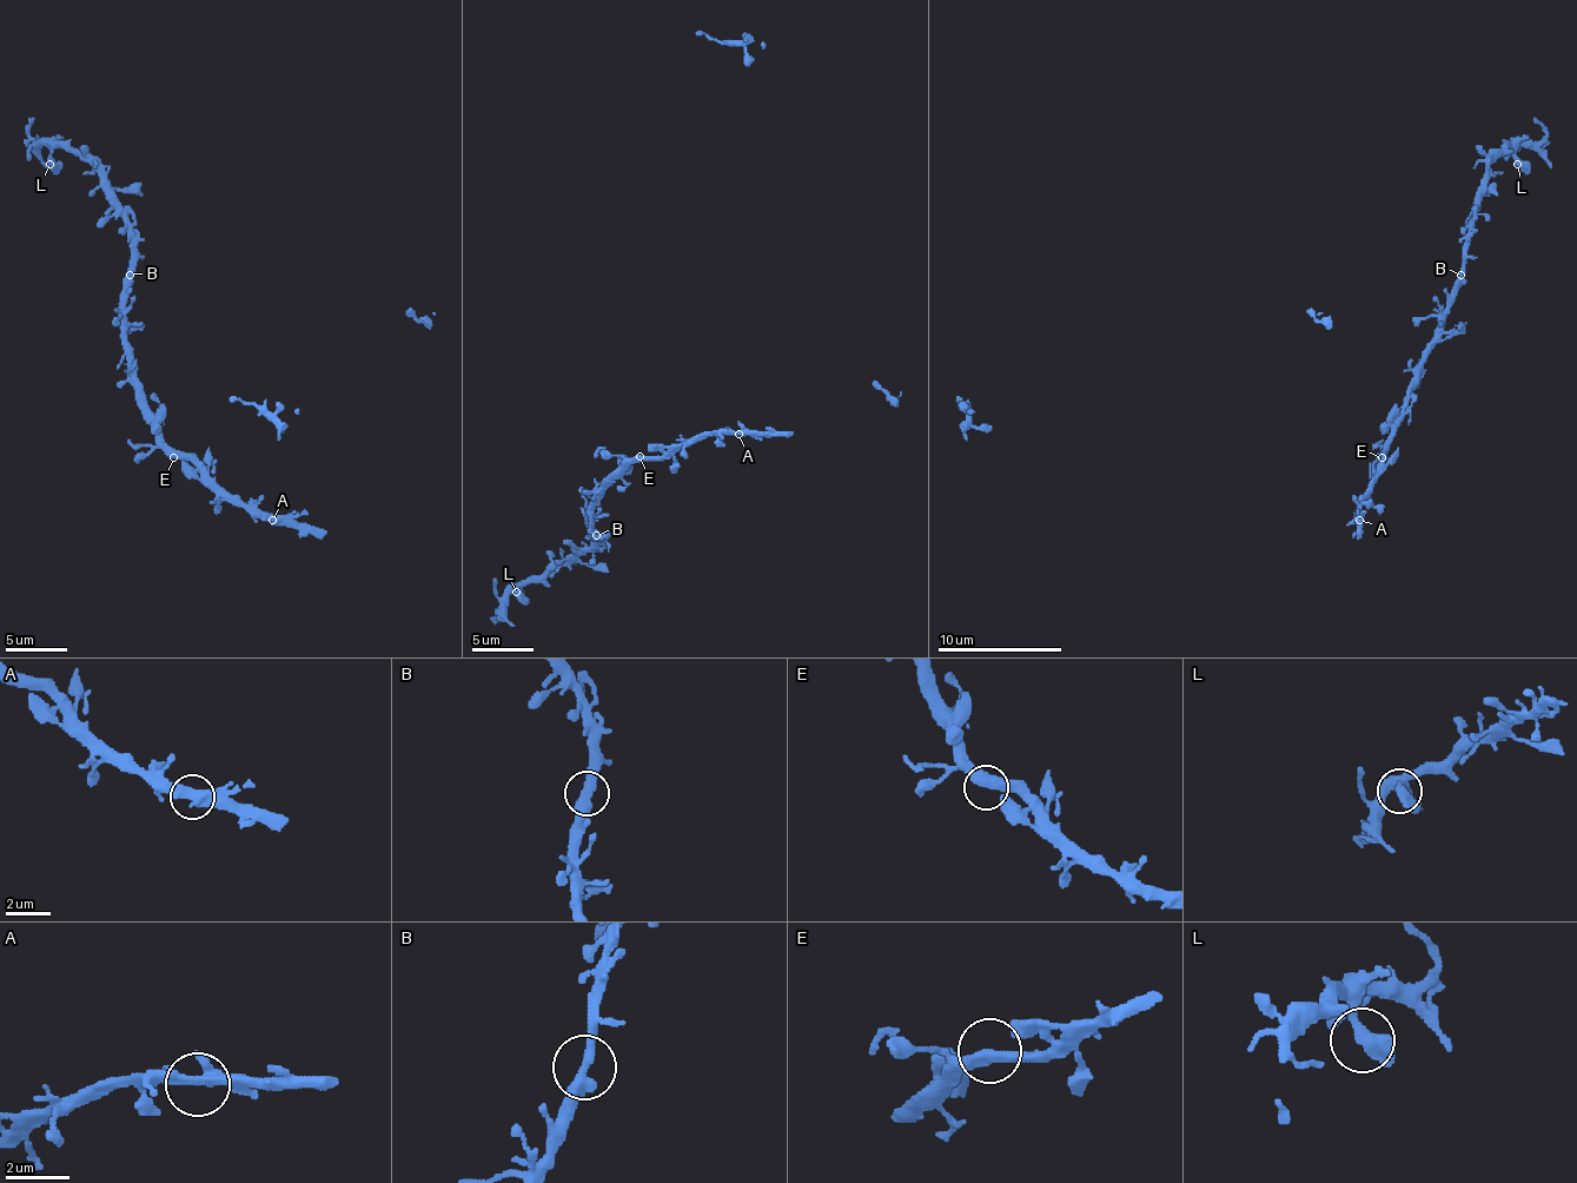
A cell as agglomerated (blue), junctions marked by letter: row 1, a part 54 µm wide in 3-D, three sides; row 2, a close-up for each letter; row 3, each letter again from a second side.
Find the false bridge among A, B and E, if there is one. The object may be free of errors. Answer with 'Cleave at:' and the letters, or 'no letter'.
Cleave at: no letter

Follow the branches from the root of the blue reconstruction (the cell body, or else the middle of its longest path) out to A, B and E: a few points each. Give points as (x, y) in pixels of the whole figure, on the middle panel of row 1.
A: (773, 431), (739, 434)
B: (773, 431), (696, 434), (662, 456), (634, 458), (596, 496), (590, 508), (590, 530), (596, 536)
E: (773, 431), (696, 434), (662, 456), (640, 456)

